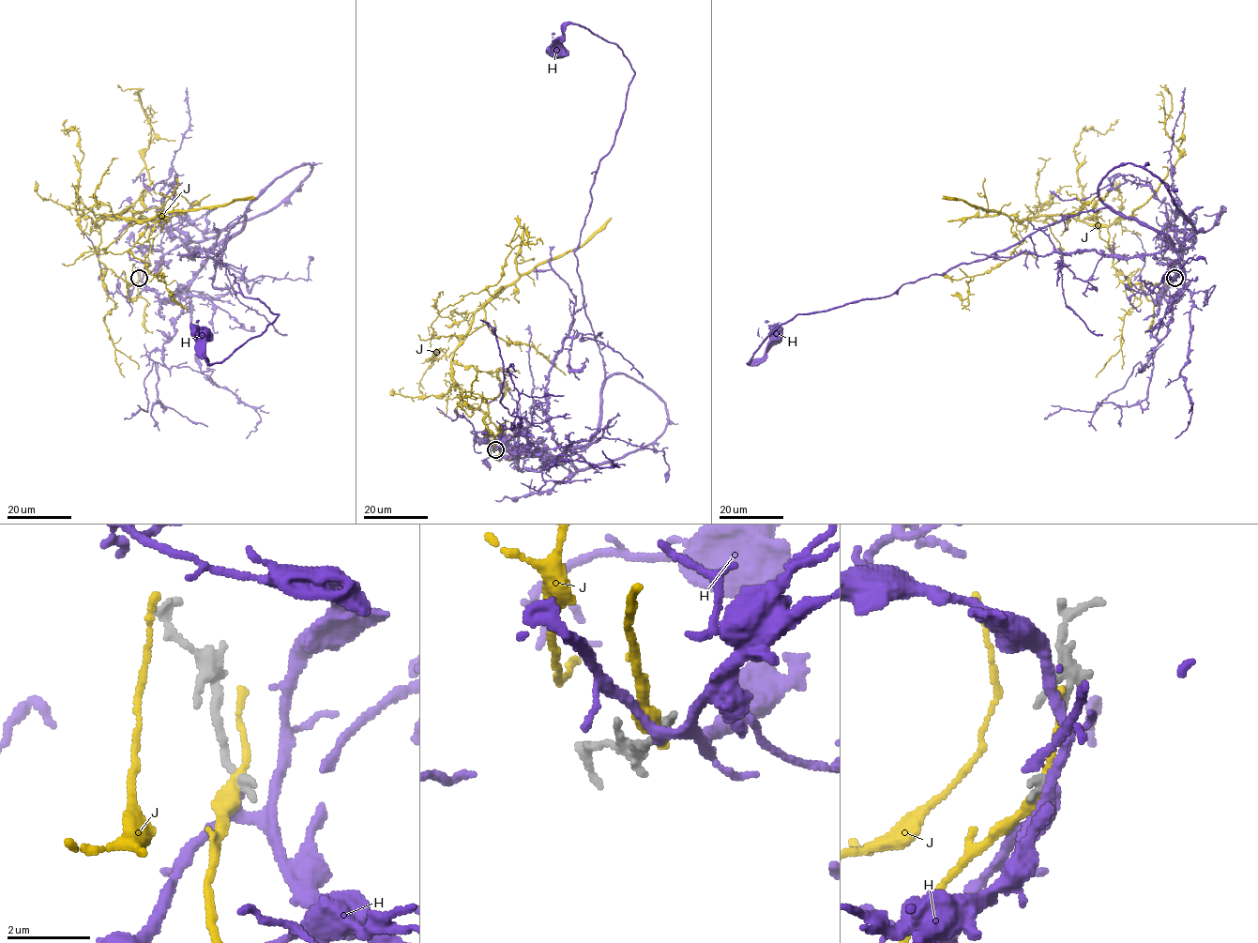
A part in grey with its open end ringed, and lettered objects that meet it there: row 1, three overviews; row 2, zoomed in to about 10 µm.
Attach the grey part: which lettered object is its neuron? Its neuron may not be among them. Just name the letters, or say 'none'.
H

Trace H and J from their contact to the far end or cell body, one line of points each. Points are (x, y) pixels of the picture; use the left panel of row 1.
H: (140, 278), (164, 303), (228, 235), (219, 261), (278, 314), (212, 364), (200, 336)
J: (140, 278), (129, 300), (131, 283), (98, 260), (95, 223), (103, 216), (146, 221), (128, 251), (187, 310)

